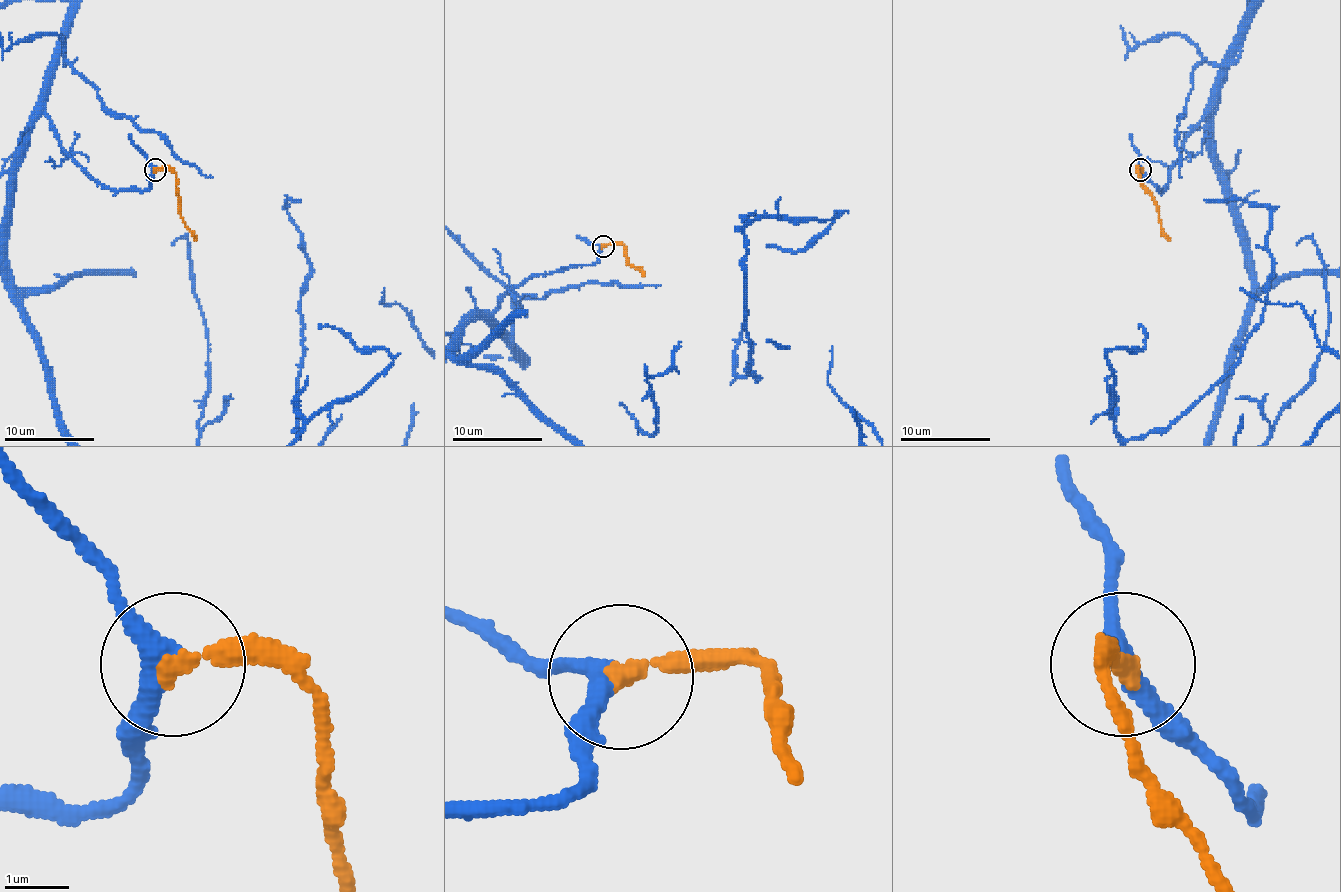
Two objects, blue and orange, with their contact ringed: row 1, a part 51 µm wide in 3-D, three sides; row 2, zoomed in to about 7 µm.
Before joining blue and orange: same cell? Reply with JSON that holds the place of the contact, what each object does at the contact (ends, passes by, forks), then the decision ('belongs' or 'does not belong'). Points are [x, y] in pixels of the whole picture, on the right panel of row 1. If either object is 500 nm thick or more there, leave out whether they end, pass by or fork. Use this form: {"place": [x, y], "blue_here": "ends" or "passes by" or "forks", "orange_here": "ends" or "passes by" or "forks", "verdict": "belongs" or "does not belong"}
{"place": [1140, 170], "blue_here": "passes by", "orange_here": "ends", "verdict": "belongs"}

